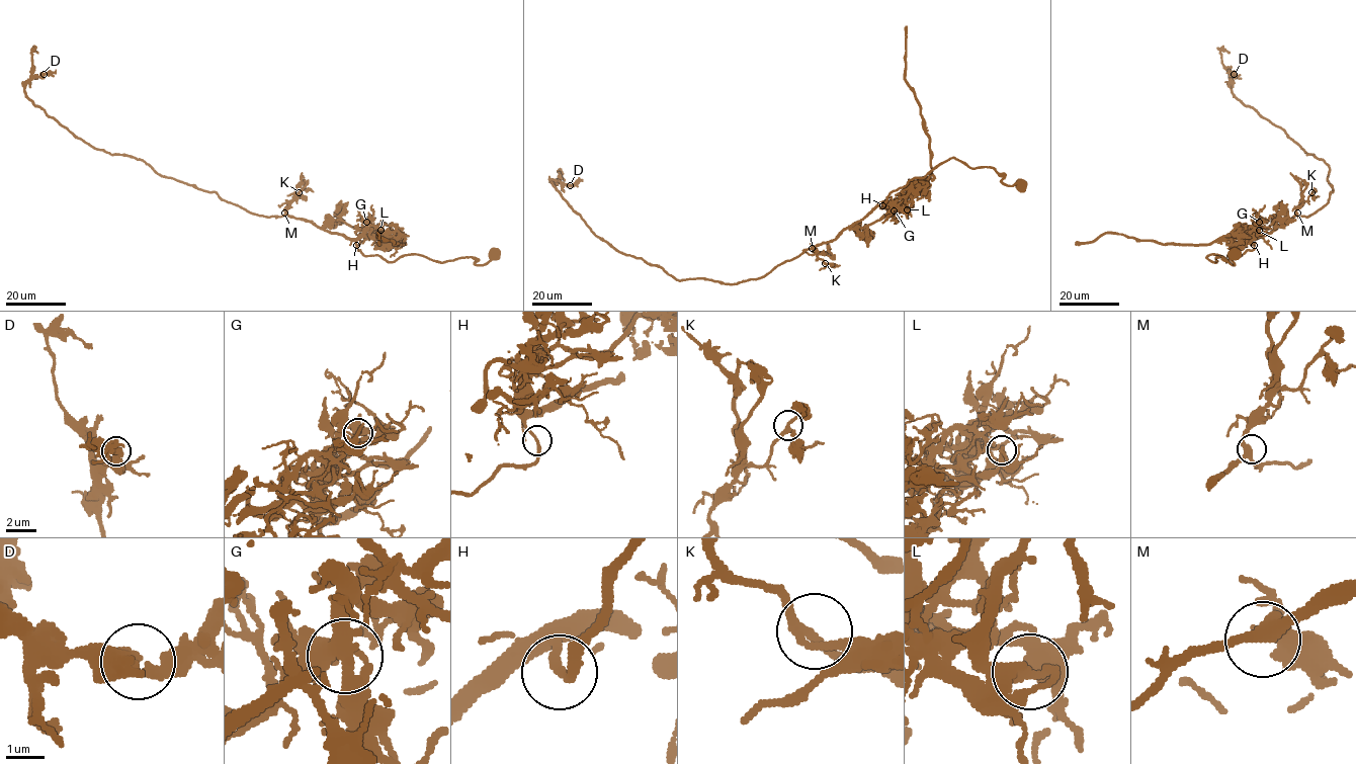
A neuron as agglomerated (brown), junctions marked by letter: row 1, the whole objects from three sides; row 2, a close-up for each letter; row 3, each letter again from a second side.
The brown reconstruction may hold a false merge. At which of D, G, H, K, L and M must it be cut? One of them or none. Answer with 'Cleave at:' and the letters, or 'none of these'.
Cleave at: L

